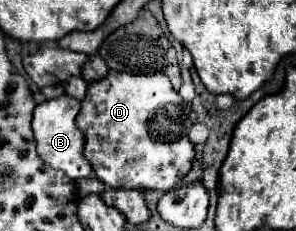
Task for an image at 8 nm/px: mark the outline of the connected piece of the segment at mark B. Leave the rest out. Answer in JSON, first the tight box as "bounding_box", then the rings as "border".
{"bounding_box":[32,95,92,179],"border":[[[60,95],[56,99],[48,99],[34,109],[32,119],[32,131],[36,139],[36,147],[40,157],[44,157],[46,165],[52,165],[54,169],[64,171],[72,179],[82,179],[92,175],[92,165],[84,159],[84,133],[76,125],[76,115],[80,111],[80,101],[70,95]]]}

